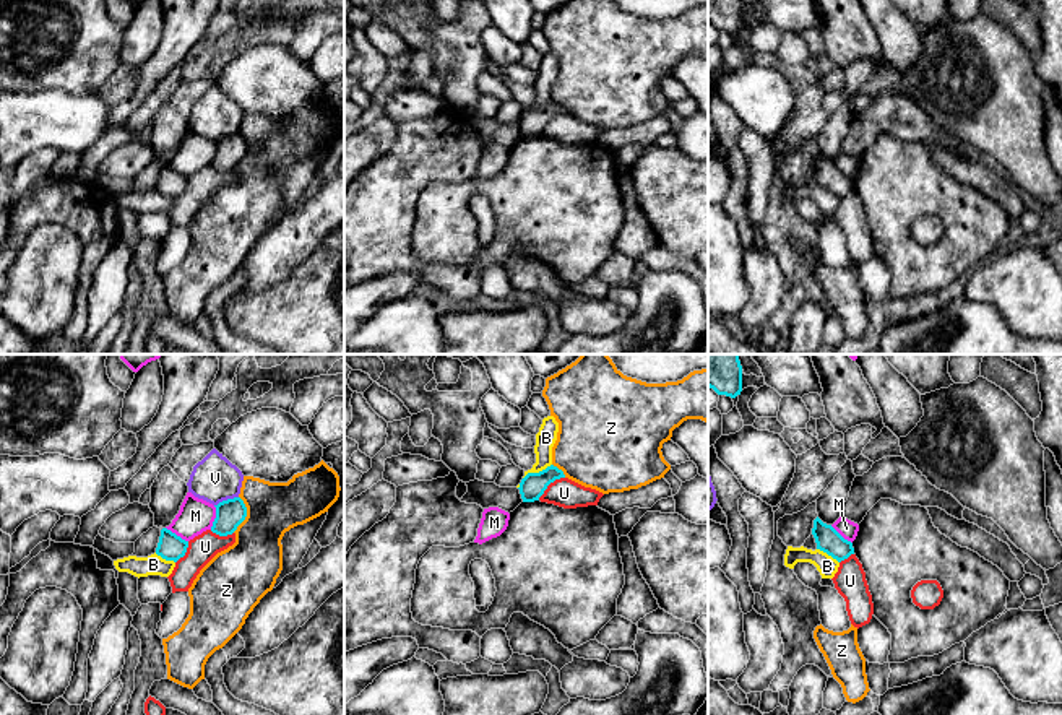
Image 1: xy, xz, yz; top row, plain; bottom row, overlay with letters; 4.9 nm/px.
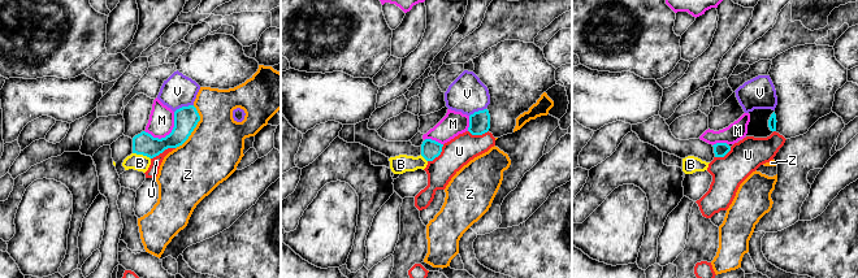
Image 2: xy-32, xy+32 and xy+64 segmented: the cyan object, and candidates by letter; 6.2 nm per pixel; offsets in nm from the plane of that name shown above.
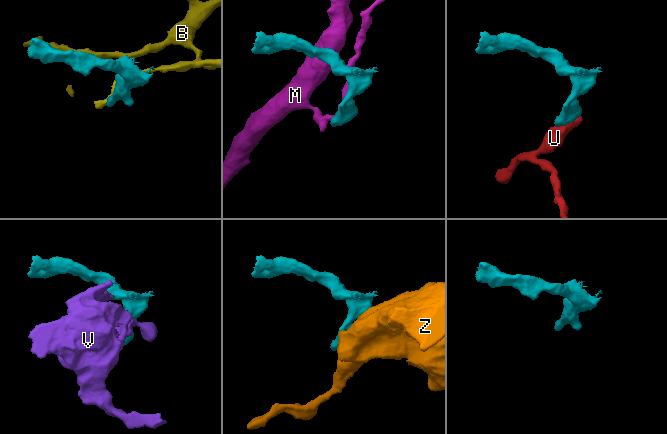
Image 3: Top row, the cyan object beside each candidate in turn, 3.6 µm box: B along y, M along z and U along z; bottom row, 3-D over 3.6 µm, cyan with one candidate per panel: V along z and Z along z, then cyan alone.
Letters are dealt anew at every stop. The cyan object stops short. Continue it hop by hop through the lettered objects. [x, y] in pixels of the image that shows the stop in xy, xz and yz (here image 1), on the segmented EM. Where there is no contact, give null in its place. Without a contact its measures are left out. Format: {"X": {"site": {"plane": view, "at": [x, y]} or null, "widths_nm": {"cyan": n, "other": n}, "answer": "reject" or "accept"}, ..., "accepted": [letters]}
{"B": {"site": {"plane": "xz", "at": [536, 473]}, "widths_nm": {"cyan": 120, "other": 100}, "answer": "reject"}, "M": {"site": {"plane": "xy", "at": [216, 517]}, "widths_nm": {"cyan": 140, "other": 170}, "answer": "reject"}, "U": {"site": {"plane": "xz", "at": [549, 483]}, "widths_nm": {"cyan": 120, "other": 140}, "answer": "reject"}, "V": {"site": {"plane": "xy", "at": [228, 499]}, "widths_nm": {"cyan": 140, "other": 220}, "answer": "reject"}, "Z": {"site": {"plane": "xy", "at": [246, 514]}, "widths_nm": {"cyan": 140, "other": 280}, "answer": "reject"}, "accepted": []}

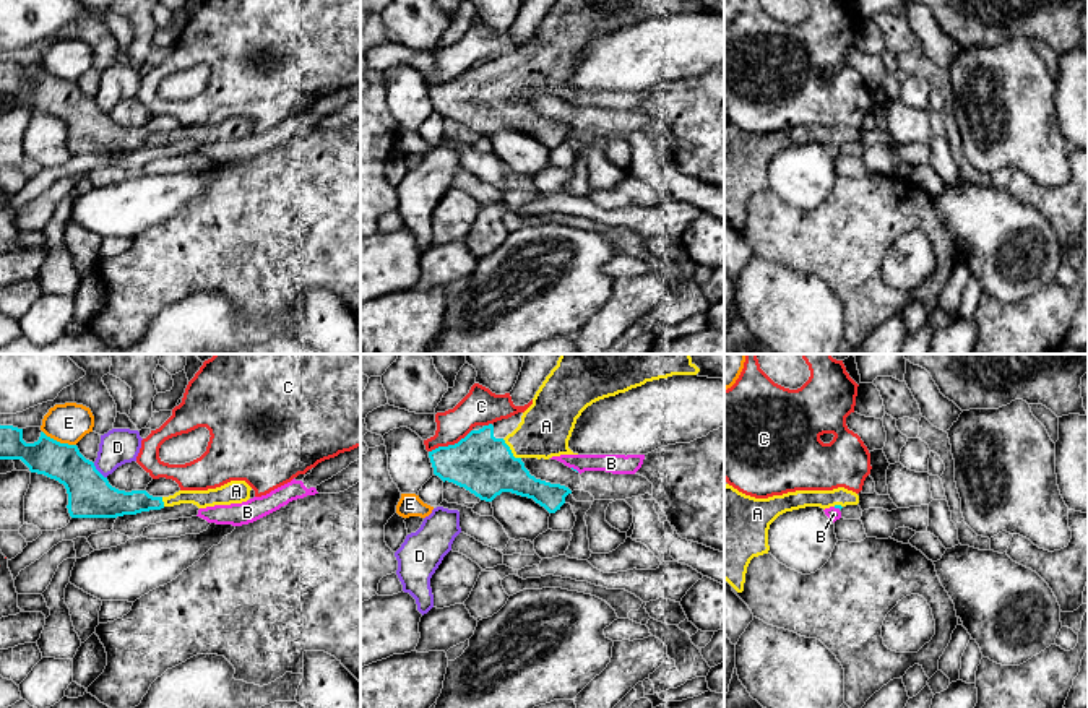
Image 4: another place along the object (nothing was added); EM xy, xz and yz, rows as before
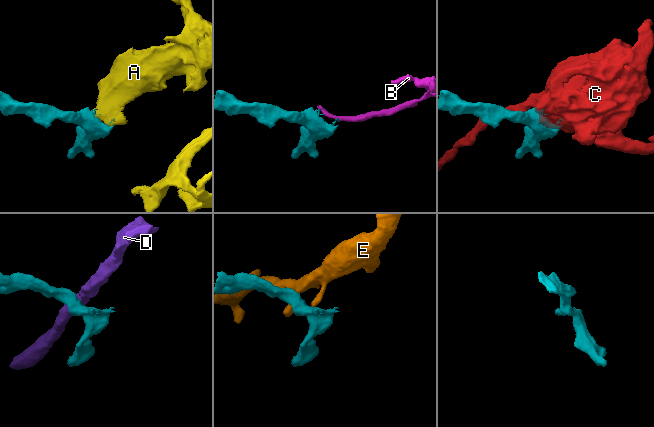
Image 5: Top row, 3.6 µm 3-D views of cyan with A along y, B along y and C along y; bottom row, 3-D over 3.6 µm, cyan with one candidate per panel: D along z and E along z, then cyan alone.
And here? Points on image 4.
{"A": {"site": {"plane": "xz", "at": [510, 450]}, "widths_nm": {"cyan": 300, "other": 260}, "answer": "accept"}, "B": {"site": {"plane": "xz", "at": [575, 470]}, "widths_nm": {"cyan": 20, "other": 100}, "answer": "reject"}, "C": {"site": {"plane": "xz", "at": [450, 445]}, "widths_nm": {"cyan": 300, "other": 180}, "answer": "reject"}, "D": {"site": {"plane": "xy", "at": [98, 471]}, "widths_nm": {"cyan": 220, "other": 180}, "answer": "reject"}, "E": {"site": {"plane": "xy", "at": [59, 442]}, "widths_nm": {"cyan": 190, "other": 200}, "answer": "reject"}, "accepted": ["A"]}

